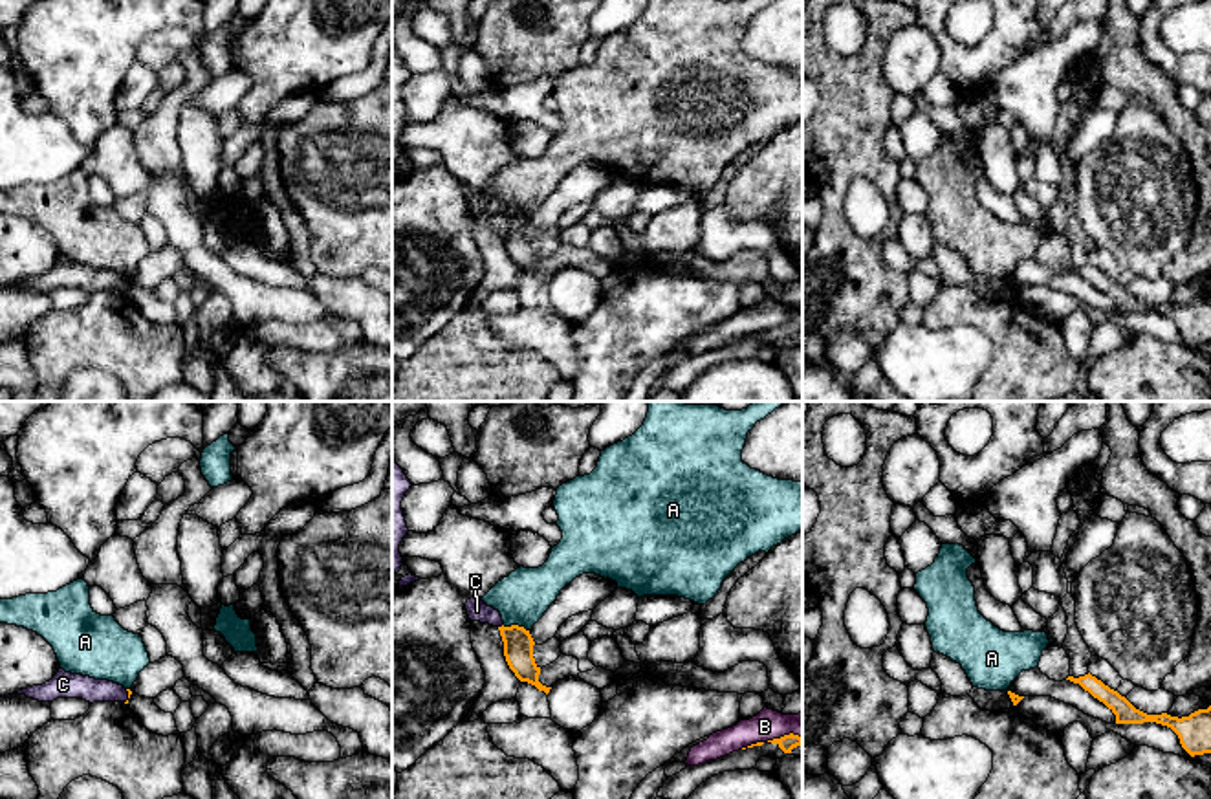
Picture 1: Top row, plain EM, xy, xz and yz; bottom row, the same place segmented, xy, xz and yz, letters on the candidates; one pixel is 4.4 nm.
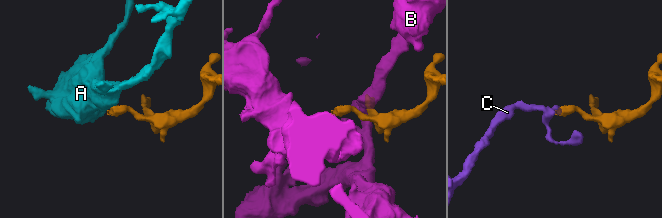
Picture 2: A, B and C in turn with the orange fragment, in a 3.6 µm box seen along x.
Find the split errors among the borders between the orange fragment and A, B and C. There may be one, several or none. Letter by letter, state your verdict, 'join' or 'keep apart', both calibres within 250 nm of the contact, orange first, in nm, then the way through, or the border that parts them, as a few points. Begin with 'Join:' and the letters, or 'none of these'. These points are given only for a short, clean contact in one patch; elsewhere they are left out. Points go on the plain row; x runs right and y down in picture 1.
Join: C
A: keep apart; 130 nm thick on the orange side, 240 nm on the other; border along xz (502, 215), (523, 215), (528, 220)
B: keep apart; 70 nm thick on the orange side, 140 nm on the other; border along xz (801, 325), (788, 323), (766, 330)
C: join; 130 nm thick on the orange side, 90 nm on the other; runs through xz (519, 233), (502, 215), (477, 200)

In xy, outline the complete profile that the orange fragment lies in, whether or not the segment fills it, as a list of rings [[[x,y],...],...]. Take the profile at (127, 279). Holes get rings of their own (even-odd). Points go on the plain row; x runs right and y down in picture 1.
[[[59,258],[59,262],[49,271],[22,279],[15,284],[26,284],[27,288],[38,291],[53,291],[57,288],[82,288],[93,293],[126,291],[132,280],[108,269],[95,269],[90,266],[71,264],[64,258]]]

